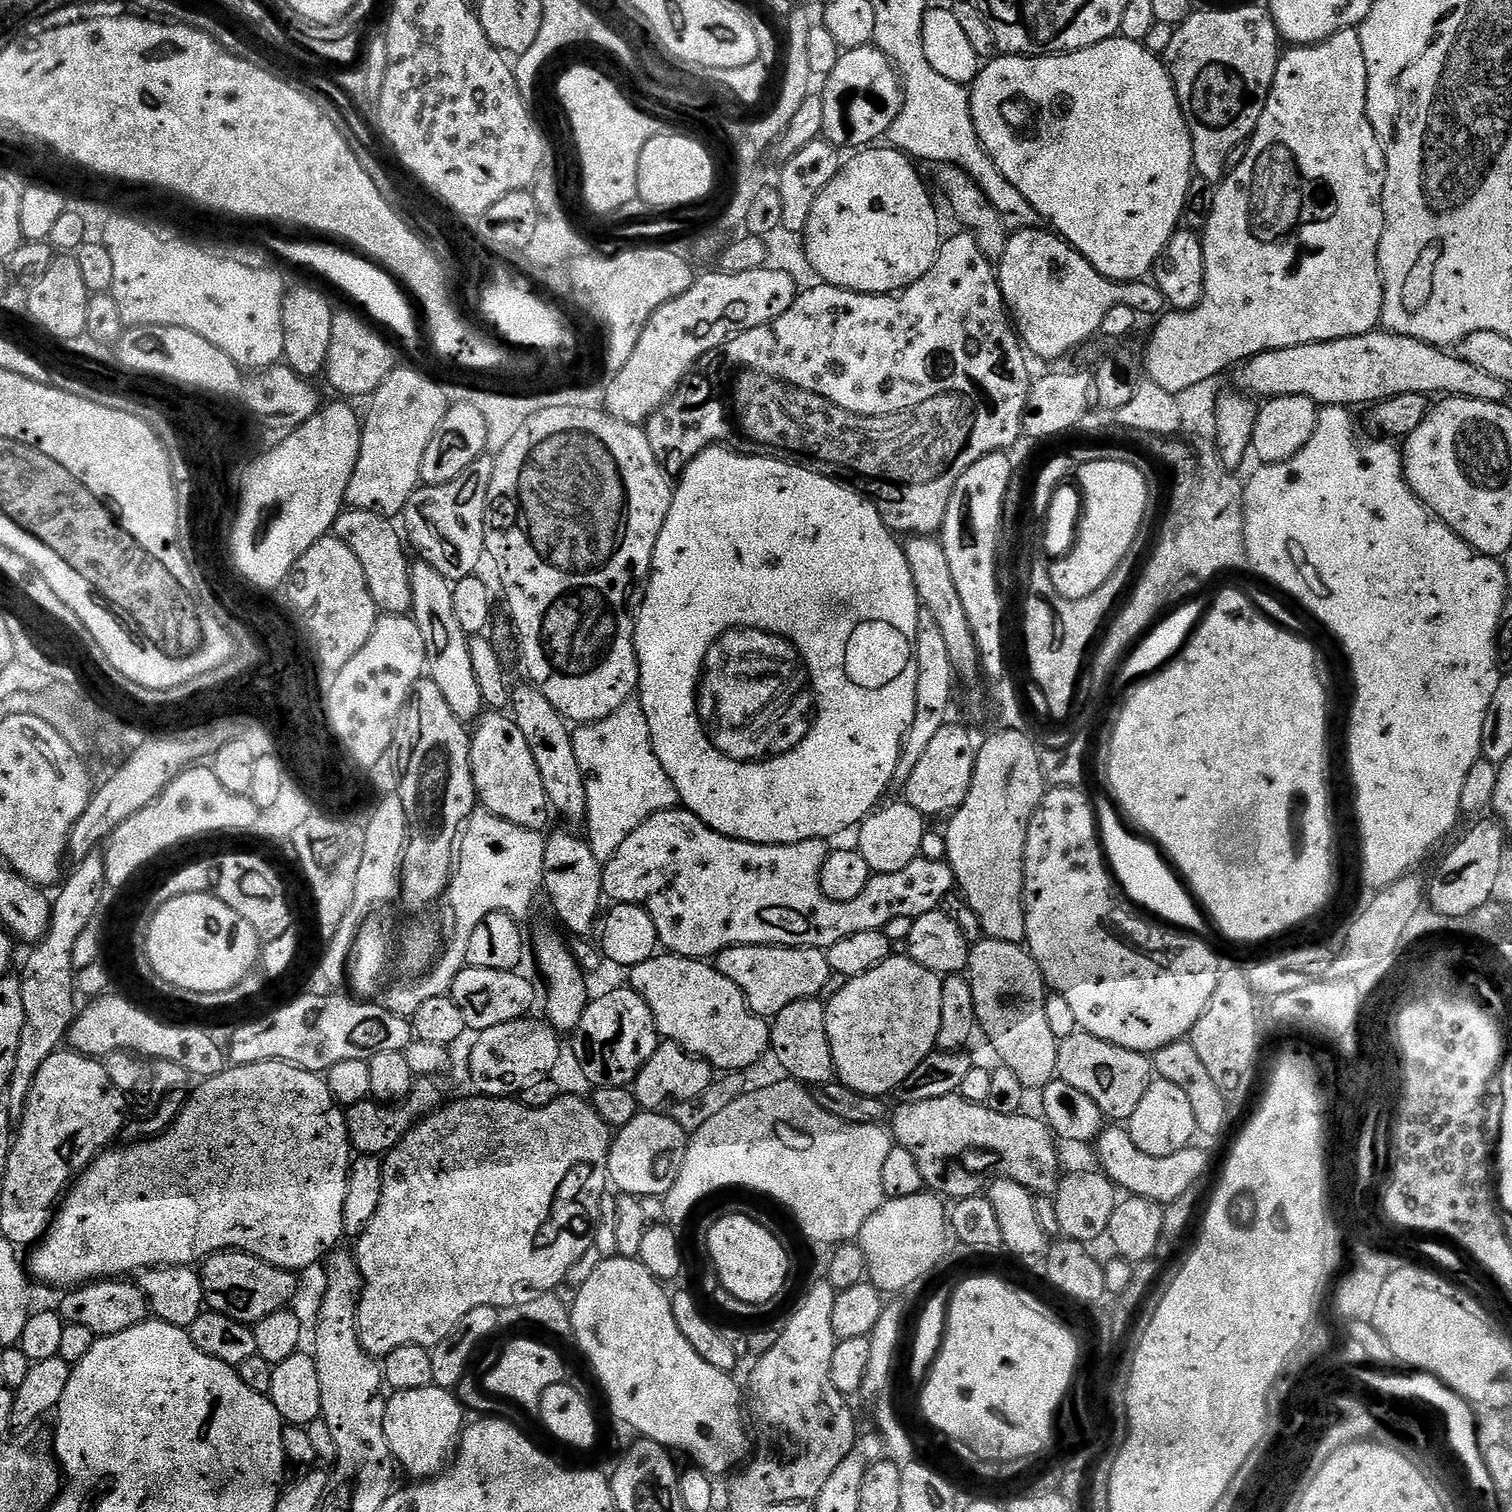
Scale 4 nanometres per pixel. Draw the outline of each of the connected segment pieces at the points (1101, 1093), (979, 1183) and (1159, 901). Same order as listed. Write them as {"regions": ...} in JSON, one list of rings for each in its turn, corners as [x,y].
{"regions":[[[[1083,1030],[1059,1041],[1056,1049],[1058,1079],[1074,1086],[1074,1090],[1082,1090],[1082,1094],[1086,1094],[1086,1098],[1090,1098],[1101,1114],[1112,1122],[1126,1122],[1132,1117],[1154,1079],[1152,1061],[1145,1053],[1122,1050],[1122,1046],[1102,1042],[1102,1038],[1094,1038],[1094,1034]]],[[[959,1094],[930,1098],[926,1102],[901,1103],[899,1107],[890,1116],[890,1135],[899,1147],[910,1150],[910,1154],[918,1158],[925,1189],[941,1198],[955,1202],[979,1196],[993,1180],[1018,1182],[1018,1186],[1026,1186],[1040,1198],[1051,1197],[1060,1185],[1062,1171],[1060,1152],[1056,1149],[1058,1140],[1043,1119],[1035,1120],[1029,1114],[994,1114],[987,1106],[970,1102]]],[[[1097,799],[1094,811],[1107,863],[1128,899],[1169,925],[1179,926],[1192,934],[1200,934],[1206,927],[1206,921],[1197,918],[1196,912],[1192,912],[1192,904],[1184,900],[1184,892],[1176,888],[1176,880],[1172,880],[1172,876],[1168,876],[1168,872],[1160,868],[1160,860],[1156,860],[1156,856],[1152,856],[1152,852],[1148,852],[1144,844],[1136,844],[1136,840],[1128,840],[1128,836],[1120,832],[1119,814],[1115,803],[1111,799],[1100,801]]]]}

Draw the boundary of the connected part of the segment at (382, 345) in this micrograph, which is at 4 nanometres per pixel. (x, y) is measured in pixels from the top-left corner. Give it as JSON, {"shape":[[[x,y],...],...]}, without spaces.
{"shape":[[[337,311],[335,315],[332,317],[332,333],[330,334],[330,350],[328,351],[328,367],[326,369],[326,377],[328,376],[328,380],[332,383],[332,388],[336,392],[341,392],[341,397],[344,398],[352,398],[348,396],[364,396],[364,398],[371,397],[372,393],[376,391],[377,388],[380,387],[381,384],[384,383],[384,379],[392,373],[392,369],[394,367],[394,361],[392,361],[392,348],[387,344],[386,341],[383,340],[382,337],[379,336],[378,333],[375,332],[374,329],[371,328],[368,324],[363,324],[362,321],[359,320],[356,316],[351,316],[348,312],[340,312]]]}

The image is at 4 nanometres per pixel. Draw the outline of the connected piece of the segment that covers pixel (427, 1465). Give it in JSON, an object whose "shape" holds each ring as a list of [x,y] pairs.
{"shape":[[[423,1388],[392,1392],[387,1397],[384,1415],[386,1442],[399,1467],[417,1481],[423,1482],[440,1475],[449,1467],[460,1446],[460,1437],[466,1427],[466,1409],[447,1388]]]}

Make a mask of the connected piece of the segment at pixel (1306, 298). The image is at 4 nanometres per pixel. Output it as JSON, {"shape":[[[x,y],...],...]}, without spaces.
{"shape":[[[1355,28],[1335,32],[1321,44],[1289,47],[1281,55],[1272,89],[1262,110],[1262,118],[1258,118],[1258,126],[1243,149],[1244,157],[1235,161],[1231,171],[1219,181],[1217,188],[1220,189],[1212,196],[1212,209],[1208,212],[1208,221],[1204,224],[1204,232],[1202,231],[1206,266],[1202,302],[1198,302],[1196,308],[1185,312],[1165,311],[1155,321],[1156,329],[1153,330],[1144,352],[1142,351],[1142,368],[1151,383],[1162,386],[1162,390],[1167,392],[1177,393],[1190,390],[1190,386],[1198,386],[1198,382],[1215,381],[1216,376],[1222,375],[1227,368],[1235,369],[1245,360],[1263,352],[1330,342],[1377,331],[1384,301],[1384,280],[1380,276],[1378,266],[1378,242],[1382,242],[1384,225],[1382,194],[1386,178],[1386,158],[1366,110],[1367,85],[1368,71],[1362,50],[1362,38]]]}

